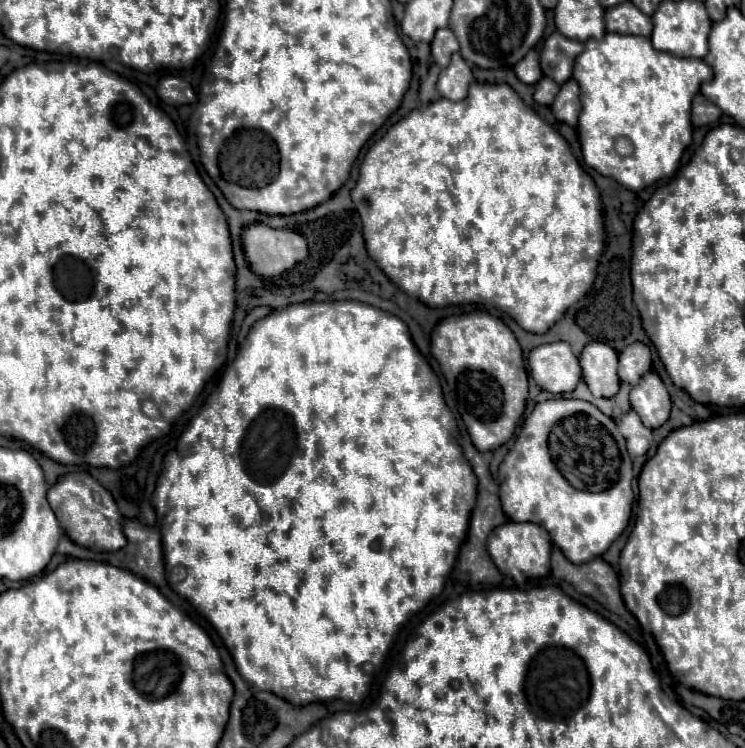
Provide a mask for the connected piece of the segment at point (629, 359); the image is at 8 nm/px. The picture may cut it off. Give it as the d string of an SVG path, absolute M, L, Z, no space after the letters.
M634 342L620 352L618 374L620 374L620 380L630 386L636 386L640 378L650 370L650 366L652 366L650 348L642 342Z

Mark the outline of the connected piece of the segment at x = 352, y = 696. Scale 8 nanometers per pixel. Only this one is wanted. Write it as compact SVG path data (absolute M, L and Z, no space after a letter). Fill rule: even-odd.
M355 300L305 301L274 310L252 326L234 362L224 370L218 390L206 400L198 414L200 416L196 416L180 436L176 450L166 454L162 476L154 490L154 504L162 523L166 566L188 568L186 576L174 582L174 592L192 602L212 622L230 650L240 676L250 688L268 690L280 698L284 696L284 700L296 708L326 700L362 702L372 682L368 668L380 668L398 628L442 592L444 580L467 537L471 512L476 504L478 480L474 472L470 474L472 468L458 446L457 425L444 402L436 374L414 346L410 330L400 318ZM182 450L188 450L188 454L182 456ZM356 560L368 560L364 564L370 564L370 570L362 564L358 566ZM282 646L304 648L290 648L288 652L282 650Z

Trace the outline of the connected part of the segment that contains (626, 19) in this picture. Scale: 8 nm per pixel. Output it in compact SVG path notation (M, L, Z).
M632 2L618 4L616 8L606 10L606 30L618 34L652 34L652 18L640 12Z

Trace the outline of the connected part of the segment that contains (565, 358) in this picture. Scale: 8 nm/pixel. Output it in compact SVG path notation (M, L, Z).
M552 342L534 348L528 356L530 376L552 394L566 394L582 380L580 362L566 342Z

